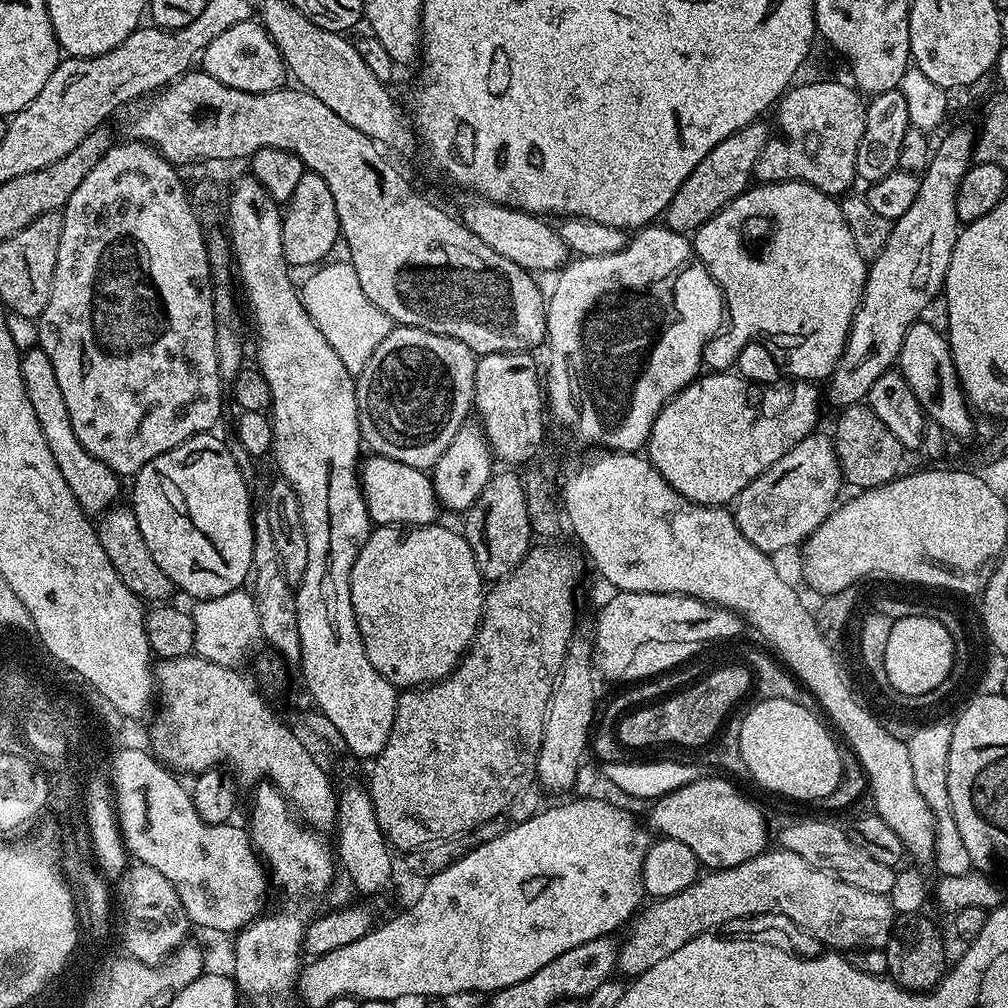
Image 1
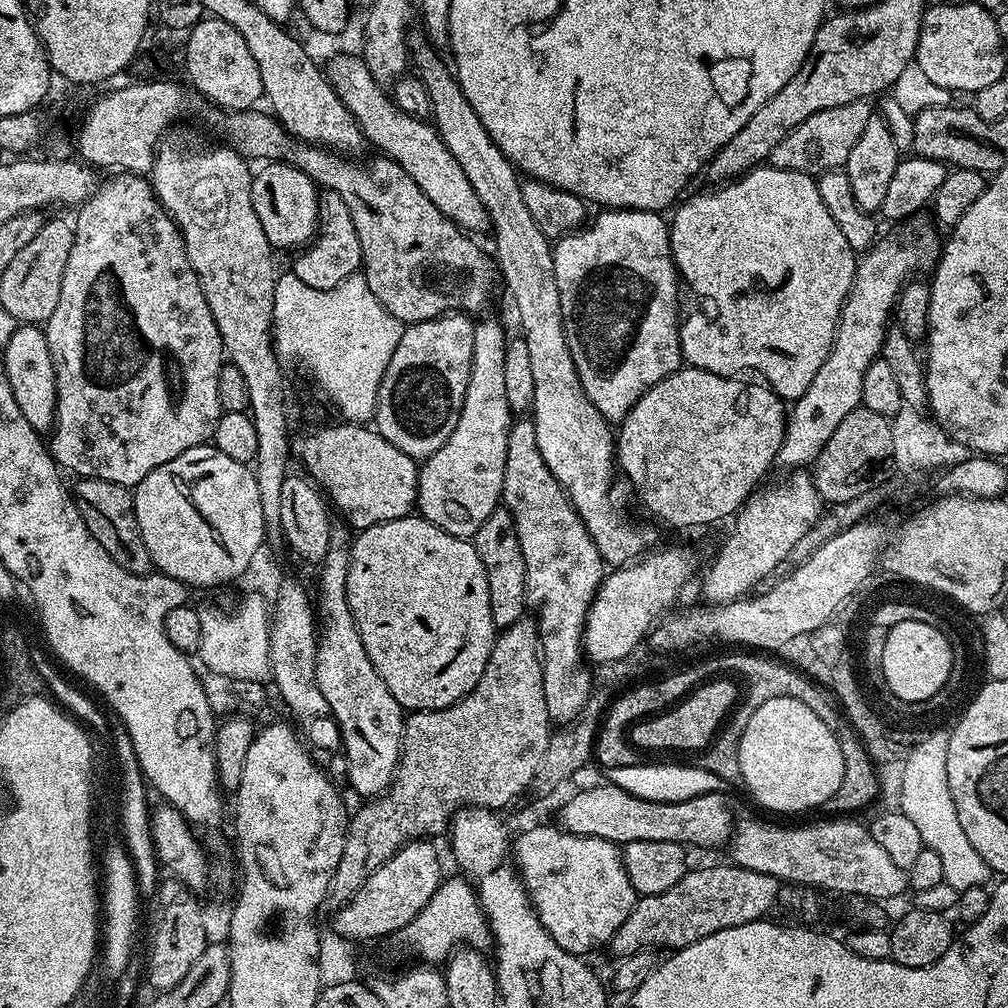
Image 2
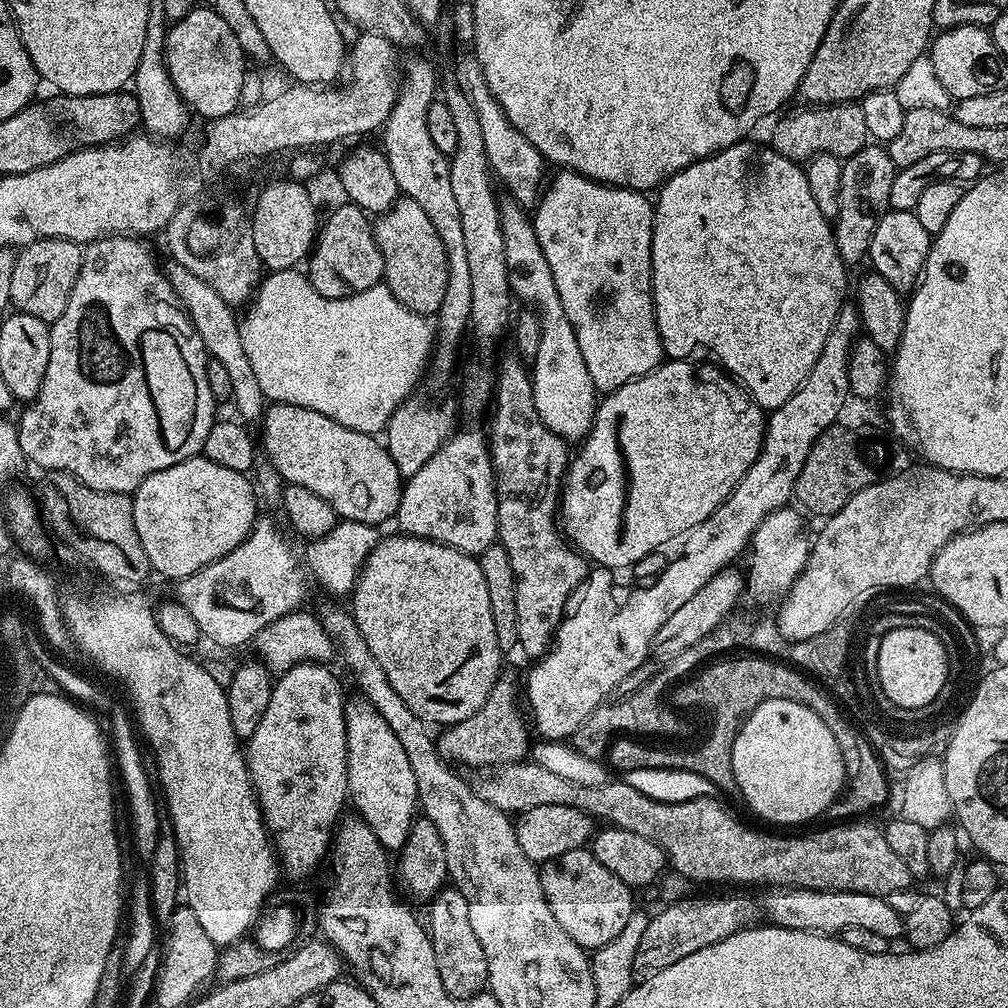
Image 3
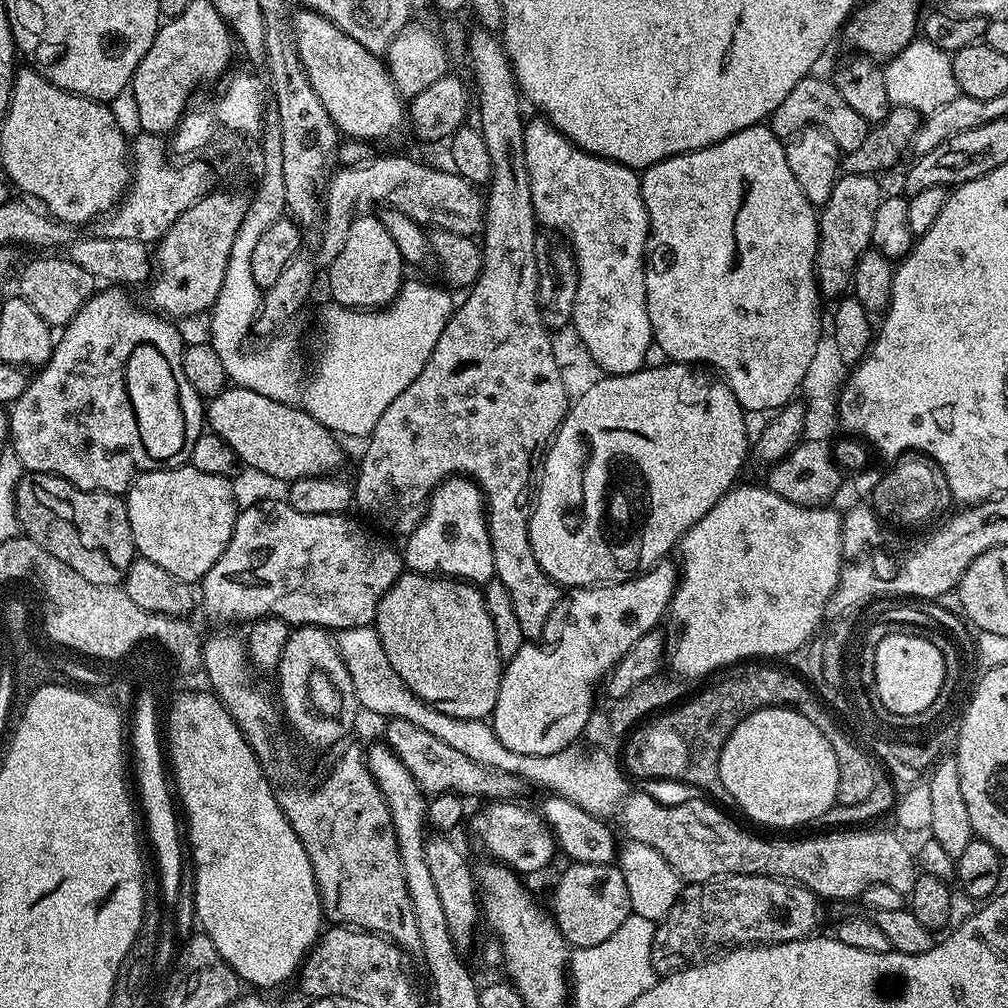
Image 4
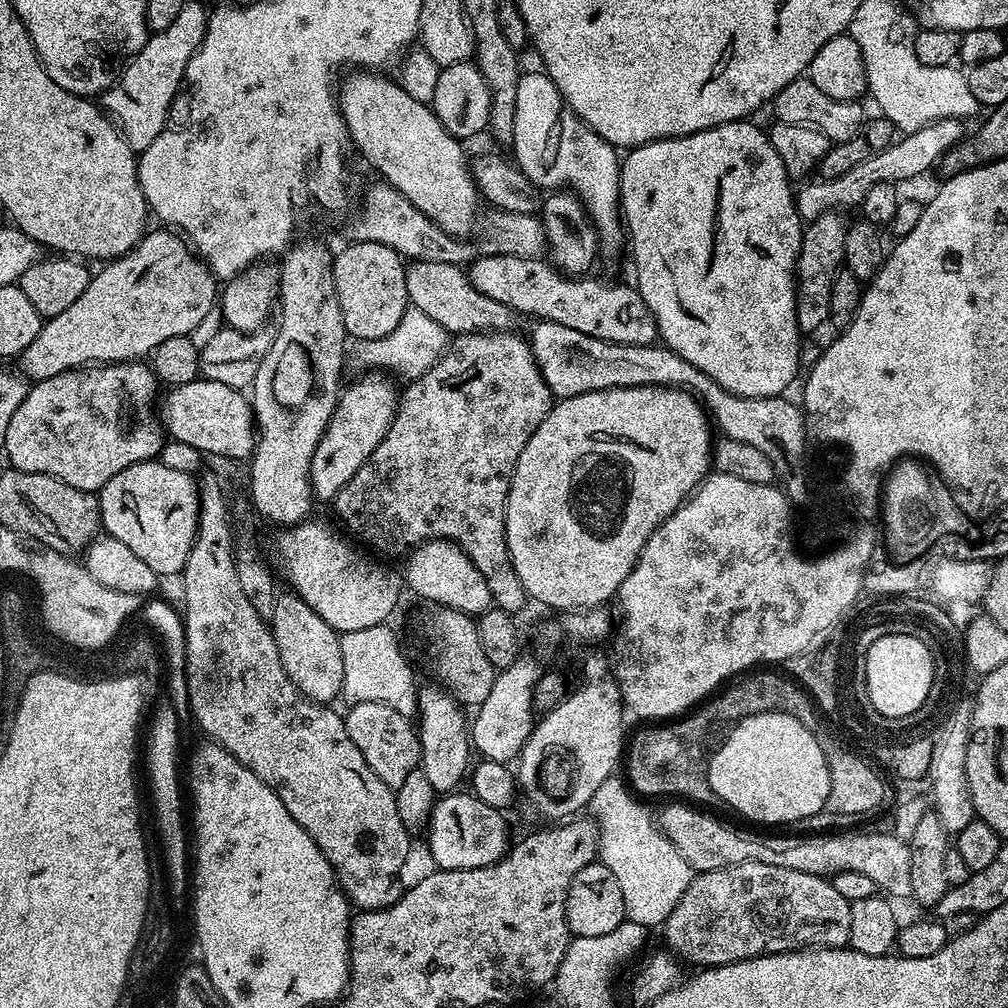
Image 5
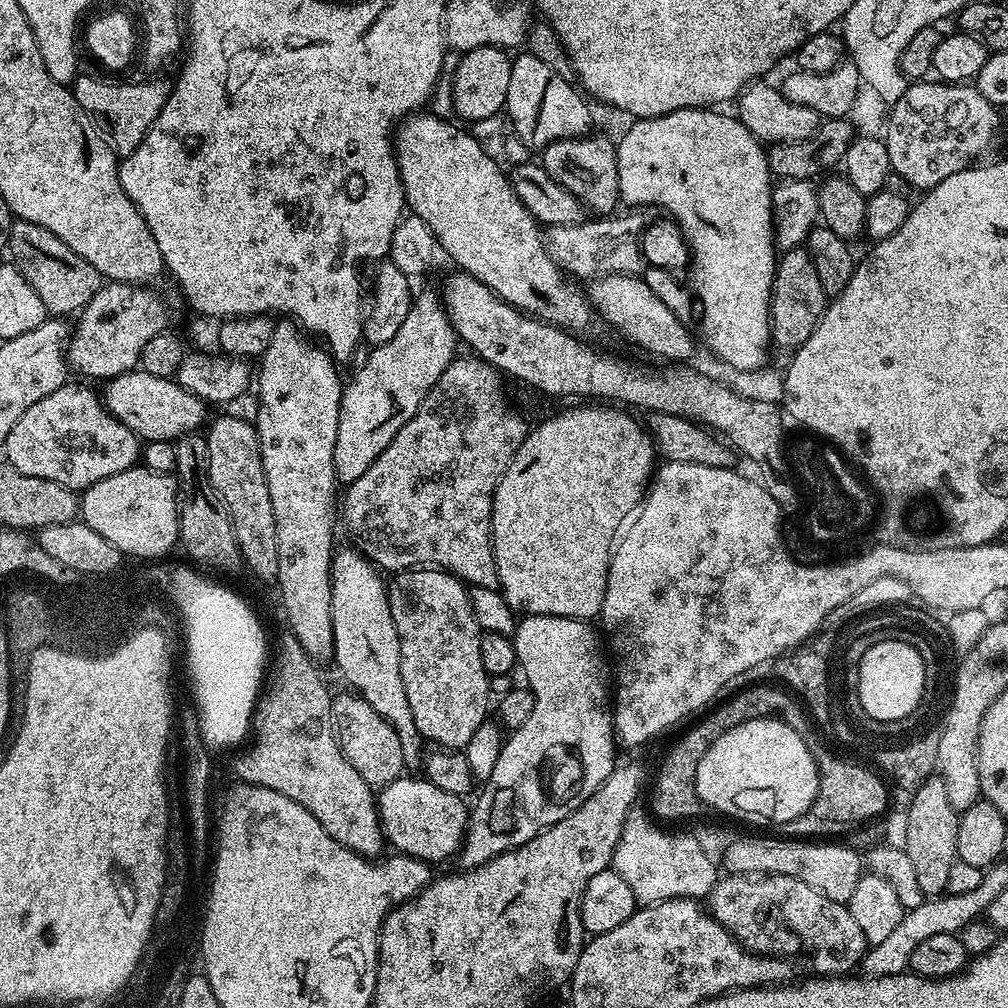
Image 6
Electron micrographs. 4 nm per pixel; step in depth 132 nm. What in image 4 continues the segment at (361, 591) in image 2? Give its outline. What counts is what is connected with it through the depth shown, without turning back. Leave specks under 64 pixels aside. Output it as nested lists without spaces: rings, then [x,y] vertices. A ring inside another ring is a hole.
[[[401,571],[394,586],[390,586],[388,593],[378,602],[374,627],[382,642],[382,650],[386,650],[386,658],[389,659],[390,666],[394,666],[394,674],[398,674],[398,678],[402,678],[402,682],[406,682],[408,689],[418,698],[422,698],[433,708],[442,710],[442,714],[450,714],[454,718],[483,720],[491,717],[494,706],[498,702],[502,661],[498,654],[498,638],[494,638],[494,622],[490,622],[490,614],[486,610],[483,591],[477,585],[455,578],[445,578],[441,575],[423,576],[421,572]]]

